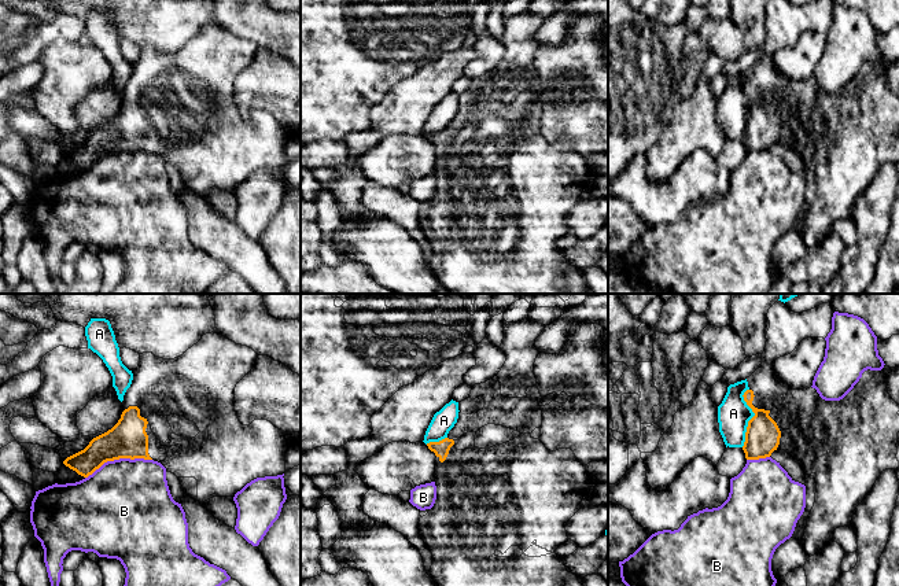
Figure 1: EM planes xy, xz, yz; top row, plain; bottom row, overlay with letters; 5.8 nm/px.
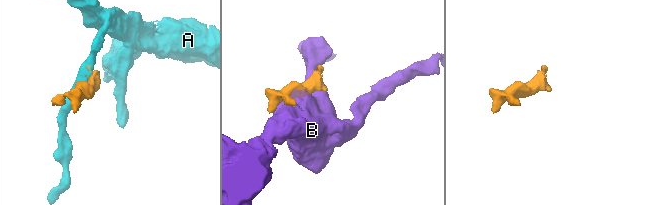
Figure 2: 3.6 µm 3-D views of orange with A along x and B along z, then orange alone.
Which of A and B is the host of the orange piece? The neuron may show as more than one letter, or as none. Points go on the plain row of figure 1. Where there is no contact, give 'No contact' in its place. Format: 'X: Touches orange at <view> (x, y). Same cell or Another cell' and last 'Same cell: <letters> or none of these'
A: Touches orange at yz (752, 110). Another cell
B: Touches orange at xy (118, 151). Another cell
Same cell: none of these

